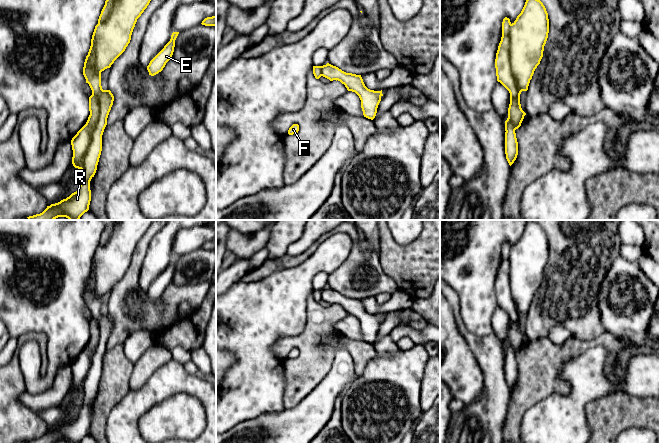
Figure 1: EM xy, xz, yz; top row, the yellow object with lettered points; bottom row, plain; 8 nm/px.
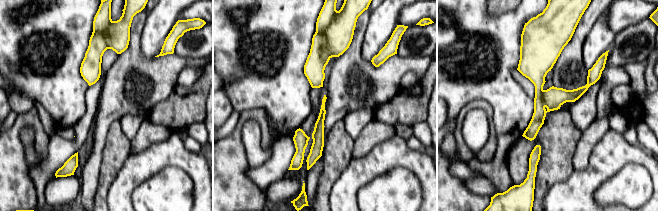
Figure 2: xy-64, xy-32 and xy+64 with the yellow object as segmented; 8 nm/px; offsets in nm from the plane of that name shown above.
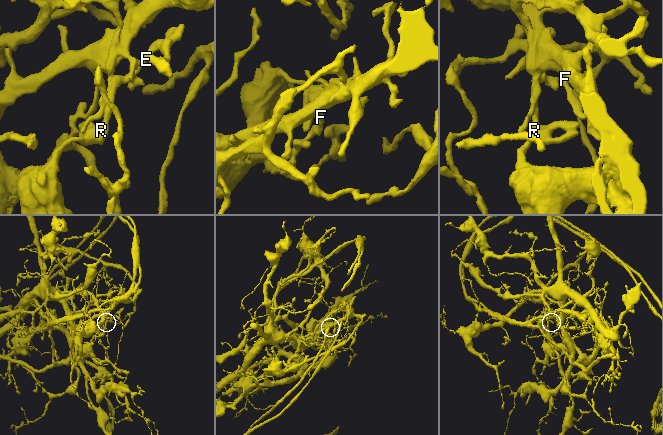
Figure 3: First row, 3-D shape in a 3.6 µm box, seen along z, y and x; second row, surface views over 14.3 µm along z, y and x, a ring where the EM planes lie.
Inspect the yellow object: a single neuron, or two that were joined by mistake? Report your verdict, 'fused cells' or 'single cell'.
fused cells

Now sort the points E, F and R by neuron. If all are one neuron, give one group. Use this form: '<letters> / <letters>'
E R / F

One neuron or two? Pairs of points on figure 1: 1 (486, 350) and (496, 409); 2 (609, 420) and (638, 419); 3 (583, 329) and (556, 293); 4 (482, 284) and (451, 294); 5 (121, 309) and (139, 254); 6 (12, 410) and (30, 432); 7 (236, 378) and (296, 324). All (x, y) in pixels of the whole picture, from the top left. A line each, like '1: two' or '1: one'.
1: one
2: one
3: one
4: two
5: one
6: one
7: one

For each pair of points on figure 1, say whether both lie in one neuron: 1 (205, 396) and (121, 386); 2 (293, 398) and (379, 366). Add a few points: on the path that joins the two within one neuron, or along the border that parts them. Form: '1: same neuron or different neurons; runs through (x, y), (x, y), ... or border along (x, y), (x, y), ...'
1: different neurons; border along (130, 389), (114, 407)
2: different neurons; border along (377, 353), (367, 363), (364, 371), (356, 376)

